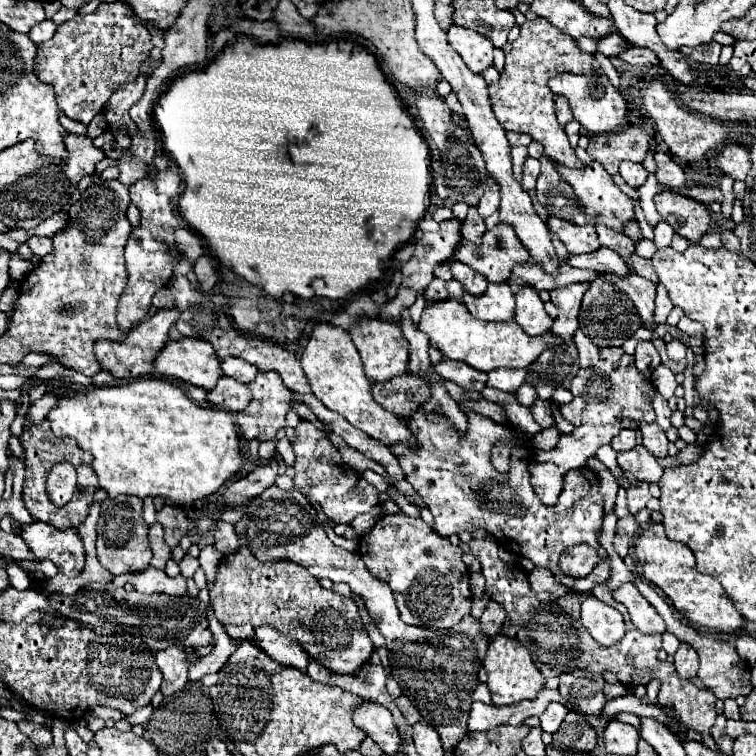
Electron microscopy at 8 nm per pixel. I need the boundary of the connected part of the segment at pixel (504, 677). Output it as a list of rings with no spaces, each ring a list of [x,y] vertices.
[[[495,635],[489,643],[487,657],[483,661],[487,671],[487,685],[491,691],[493,705],[517,705],[525,699],[535,699],[537,693],[545,687],[545,679],[539,673],[539,669],[533,665],[533,659],[529,651],[519,645],[515,639],[509,639],[505,635]]]

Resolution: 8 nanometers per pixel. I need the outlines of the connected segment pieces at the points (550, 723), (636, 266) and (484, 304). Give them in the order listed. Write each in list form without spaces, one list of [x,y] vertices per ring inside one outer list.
[[[551,703],[545,709],[545,713],[539,717],[541,719],[541,729],[547,731],[547,733],[555,733],[567,713],[569,713],[569,709],[563,703]]]
[[[631,253],[631,257],[629,257],[629,263],[631,263],[631,269],[633,269],[637,275],[641,275],[641,277],[645,277],[645,279],[653,281],[653,283],[657,283],[657,273],[653,271],[653,265],[651,265],[651,261],[647,261],[647,259],[641,259],[637,253]]]
[[[489,283],[479,299],[465,295],[463,301],[469,313],[481,321],[511,321],[515,315],[515,295],[509,283]]]

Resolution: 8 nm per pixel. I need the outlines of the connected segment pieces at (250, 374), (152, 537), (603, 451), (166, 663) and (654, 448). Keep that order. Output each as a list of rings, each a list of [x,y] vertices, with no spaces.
[[[229,357],[221,361],[221,369],[227,377],[233,377],[239,383],[249,383],[255,379],[257,375],[257,367],[253,367],[251,363],[245,363],[243,359],[237,357]]]
[[[159,523],[151,525],[149,527],[149,547],[153,551],[153,557],[151,557],[151,567],[155,569],[165,569],[165,563],[169,561],[171,557],[171,549],[169,545],[165,543],[163,539],[163,527]]]
[[[610,444],[599,448],[596,457],[613,473],[616,479],[622,477],[622,470],[617,463],[617,452]]]
[[[169,647],[163,649],[155,655],[157,667],[163,673],[163,683],[161,683],[161,693],[165,697],[171,697],[179,693],[187,685],[187,663],[185,663],[185,653],[181,647]]]
[[[641,423],[641,435],[643,435],[643,445],[655,455],[655,457],[665,457],[667,455],[667,435],[661,431],[655,423]]]

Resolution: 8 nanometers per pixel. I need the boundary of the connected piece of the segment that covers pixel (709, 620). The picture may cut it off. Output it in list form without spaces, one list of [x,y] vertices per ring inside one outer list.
[[[651,523],[643,533],[635,539],[635,555],[643,567],[643,575],[647,581],[661,587],[661,591],[673,601],[675,609],[693,625],[709,627],[721,633],[743,633],[745,619],[733,607],[729,595],[715,577],[703,575],[695,567],[695,555],[683,543],[677,543],[665,535],[661,523]]]

